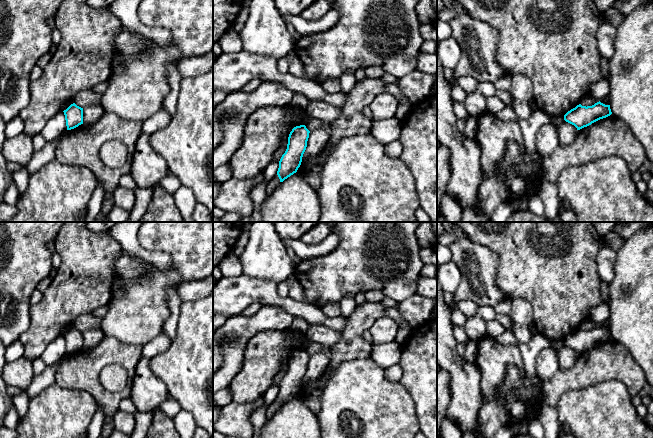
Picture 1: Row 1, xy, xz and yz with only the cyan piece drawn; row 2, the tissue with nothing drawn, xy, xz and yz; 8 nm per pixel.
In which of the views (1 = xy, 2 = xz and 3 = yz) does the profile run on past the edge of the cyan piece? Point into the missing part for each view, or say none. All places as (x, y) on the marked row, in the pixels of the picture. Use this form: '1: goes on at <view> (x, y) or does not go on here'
1: does not go on here
2: does not go on here
3: does not go on here

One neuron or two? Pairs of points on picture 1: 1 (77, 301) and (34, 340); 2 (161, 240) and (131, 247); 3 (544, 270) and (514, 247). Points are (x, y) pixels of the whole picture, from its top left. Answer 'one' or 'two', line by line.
1: one
2: two
3: one

